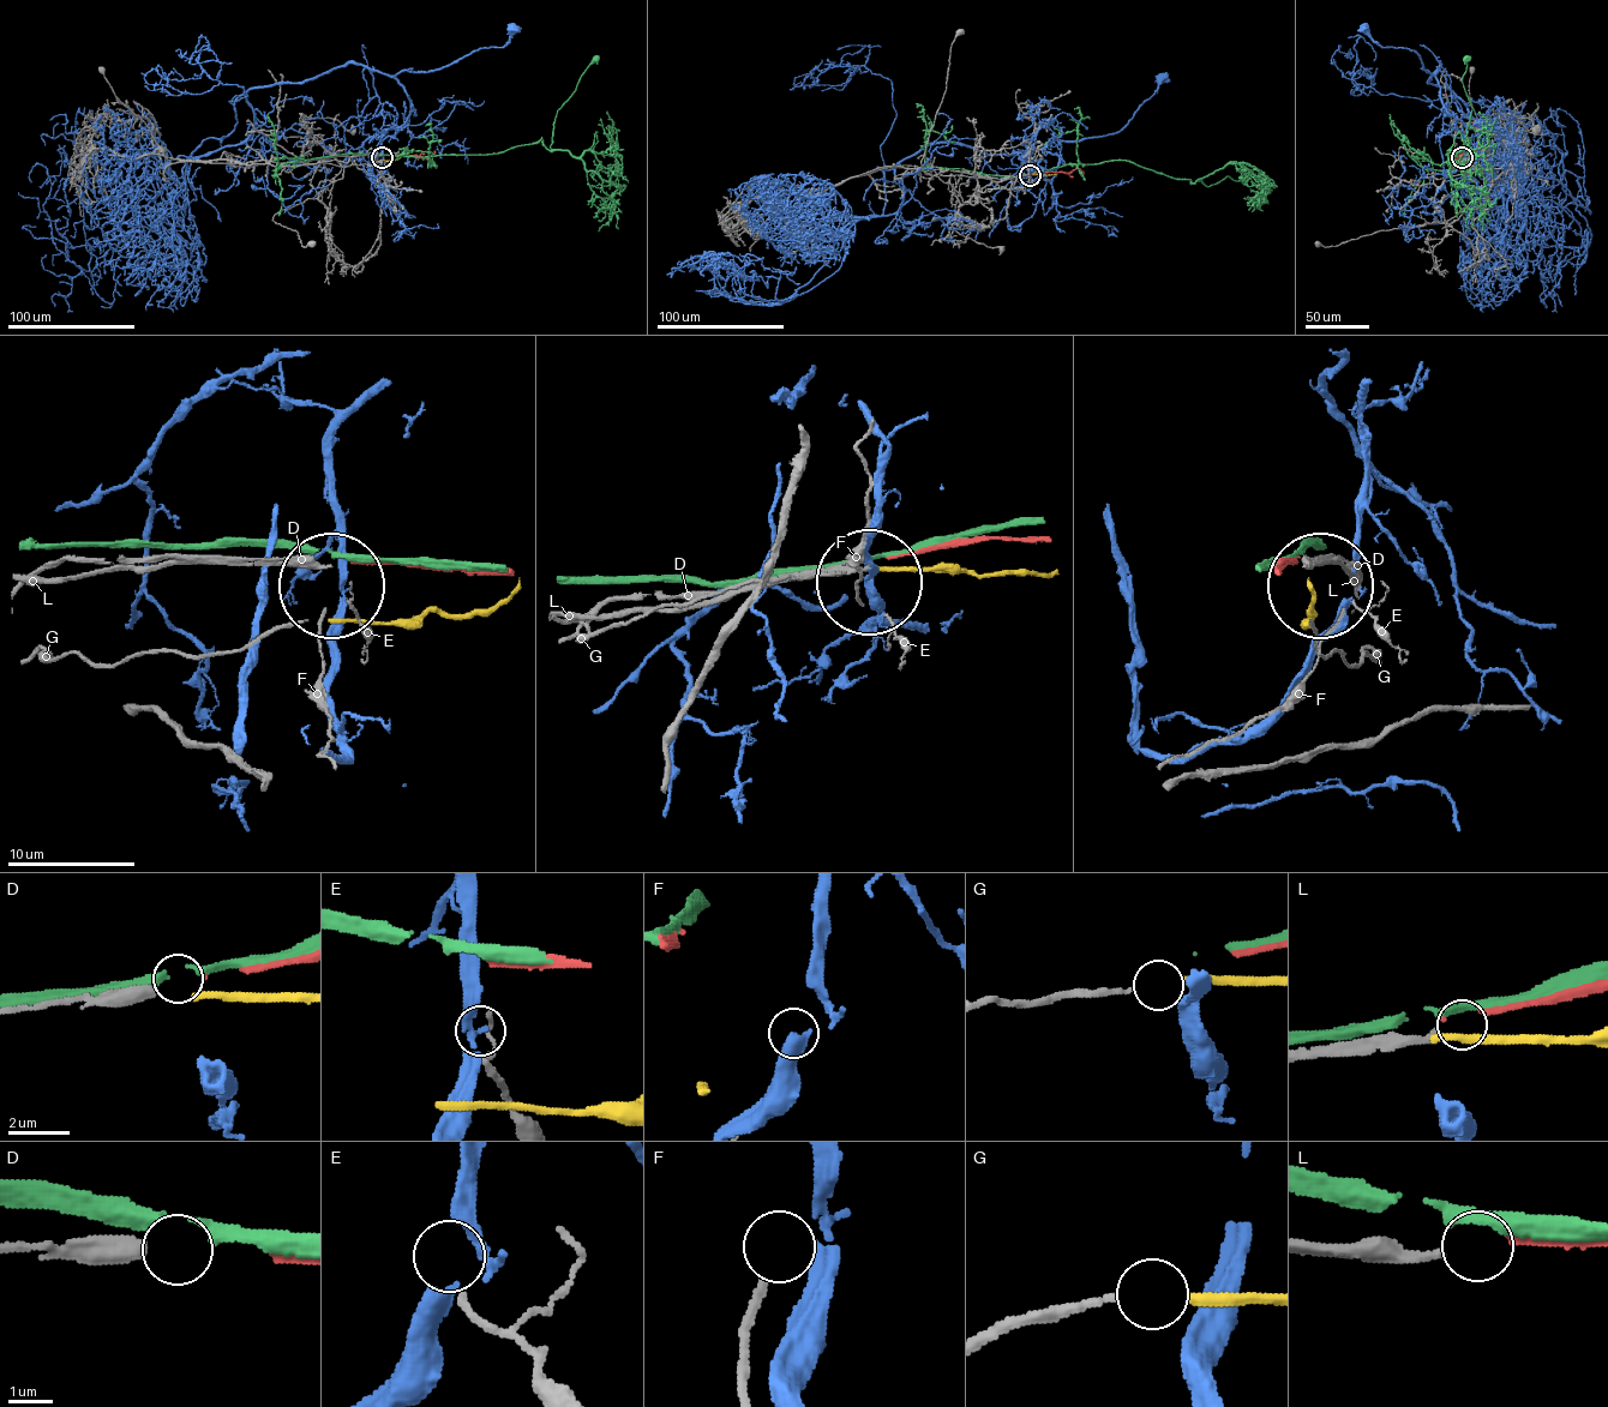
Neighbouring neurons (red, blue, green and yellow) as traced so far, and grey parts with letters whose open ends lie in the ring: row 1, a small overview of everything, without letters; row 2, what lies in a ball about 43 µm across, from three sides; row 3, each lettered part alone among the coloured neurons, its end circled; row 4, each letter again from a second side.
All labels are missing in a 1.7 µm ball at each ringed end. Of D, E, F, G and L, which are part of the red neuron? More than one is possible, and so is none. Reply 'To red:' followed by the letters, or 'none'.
To red: D

